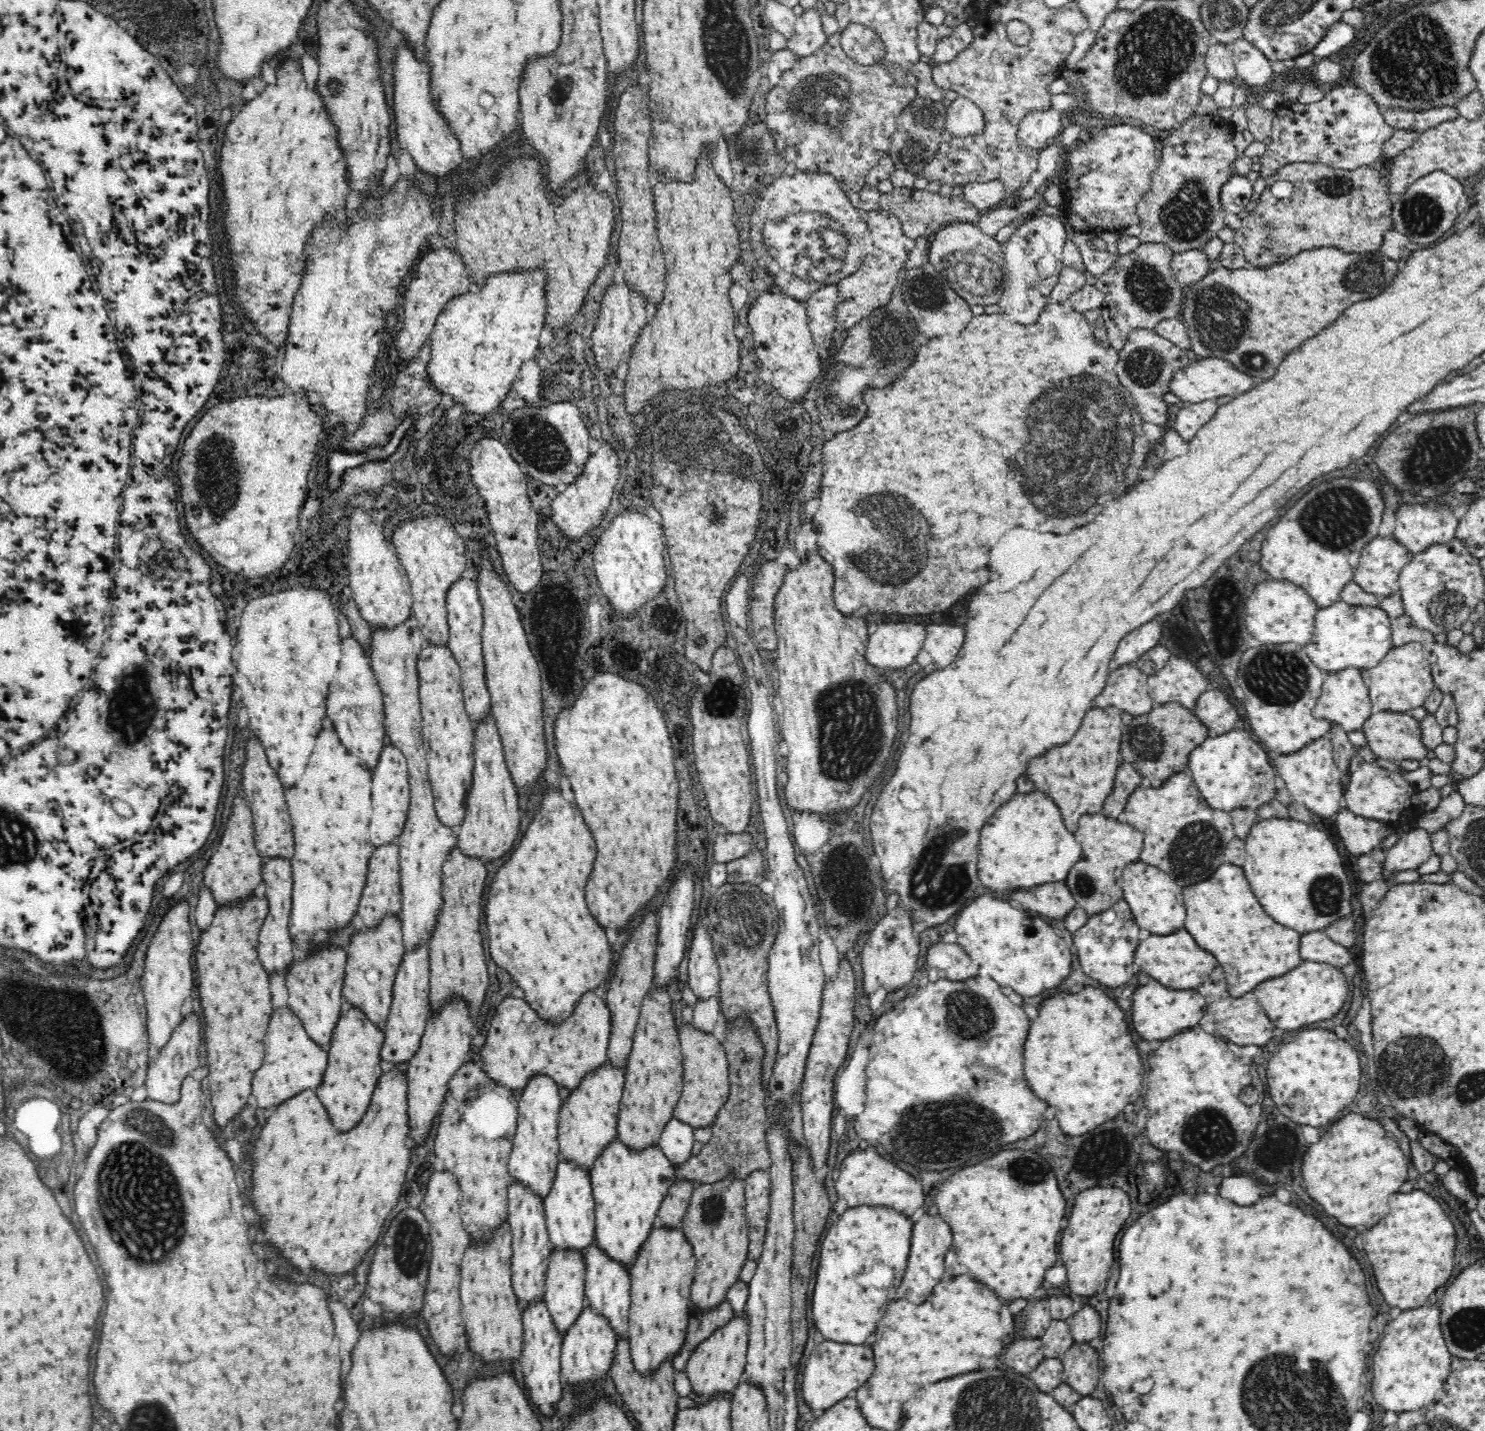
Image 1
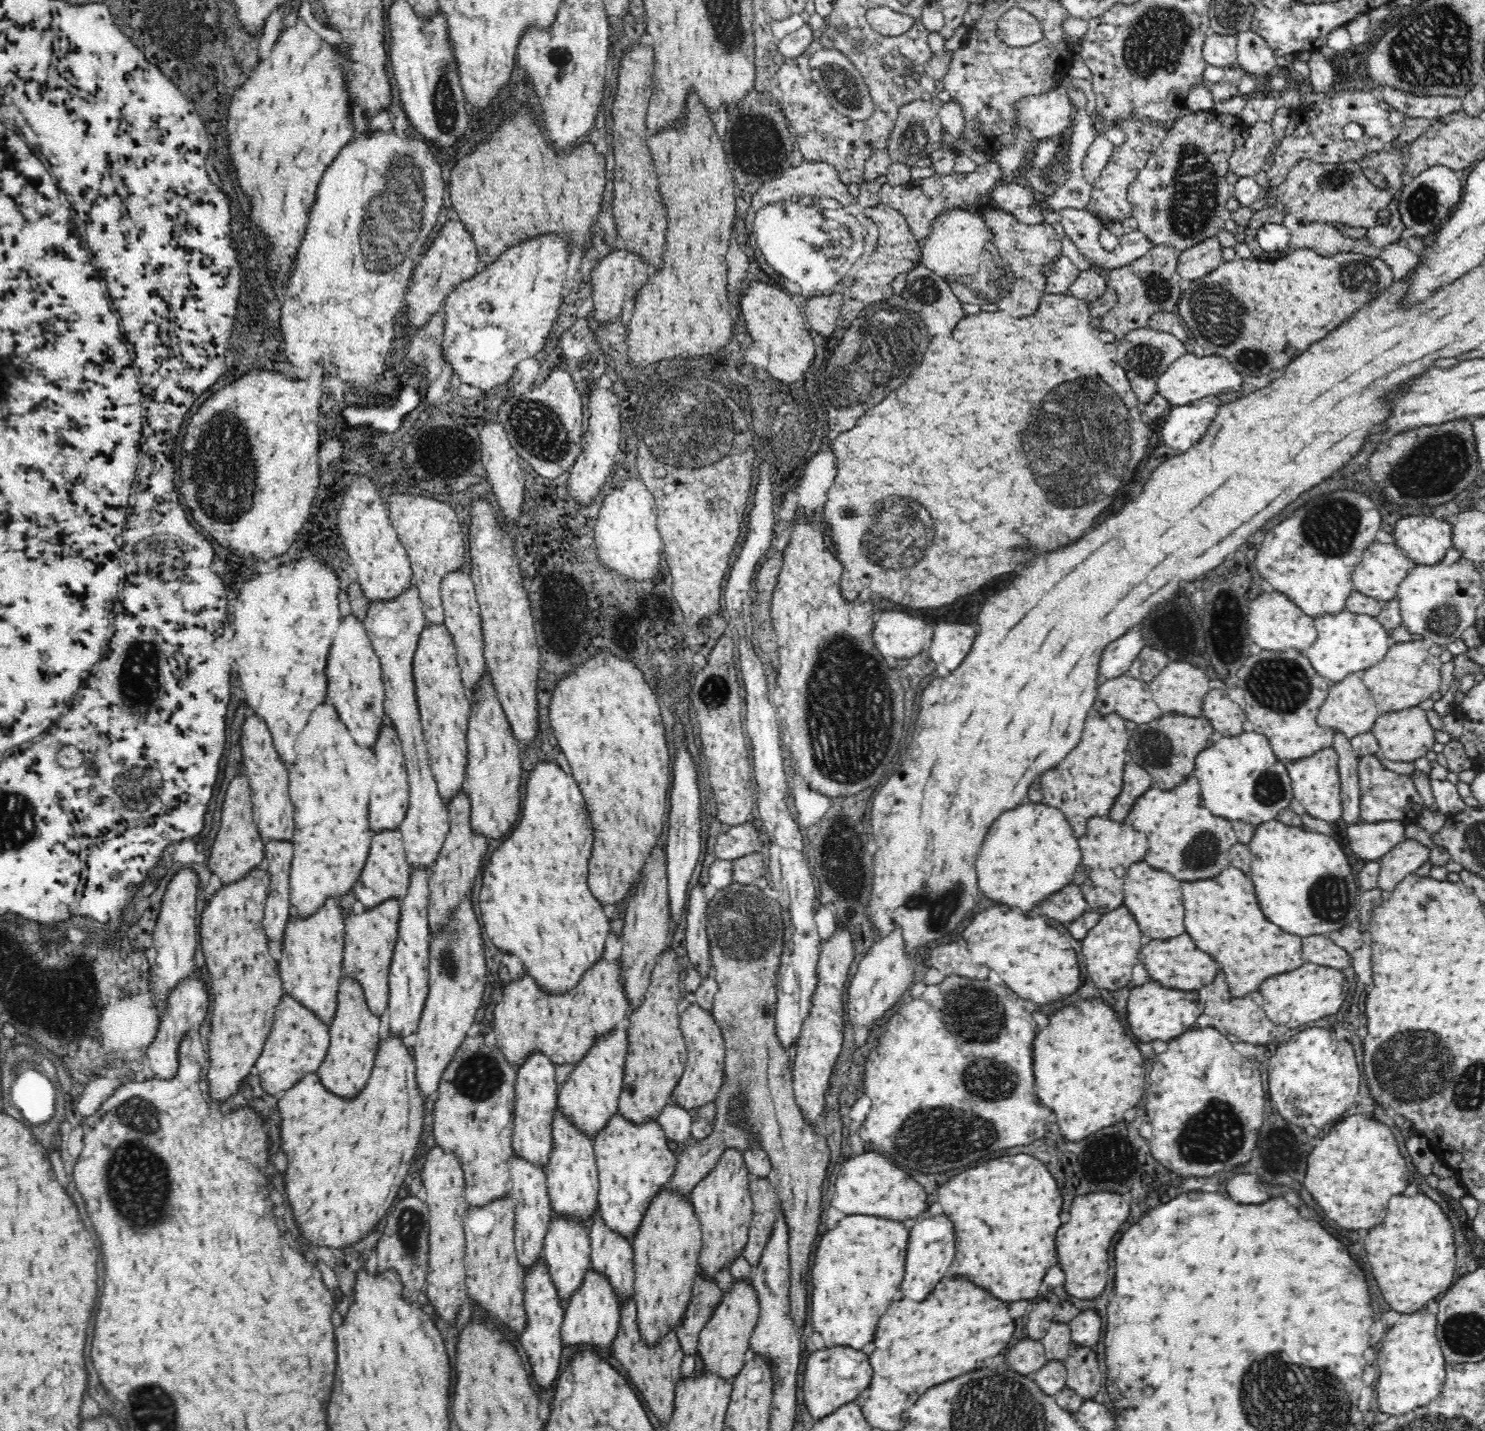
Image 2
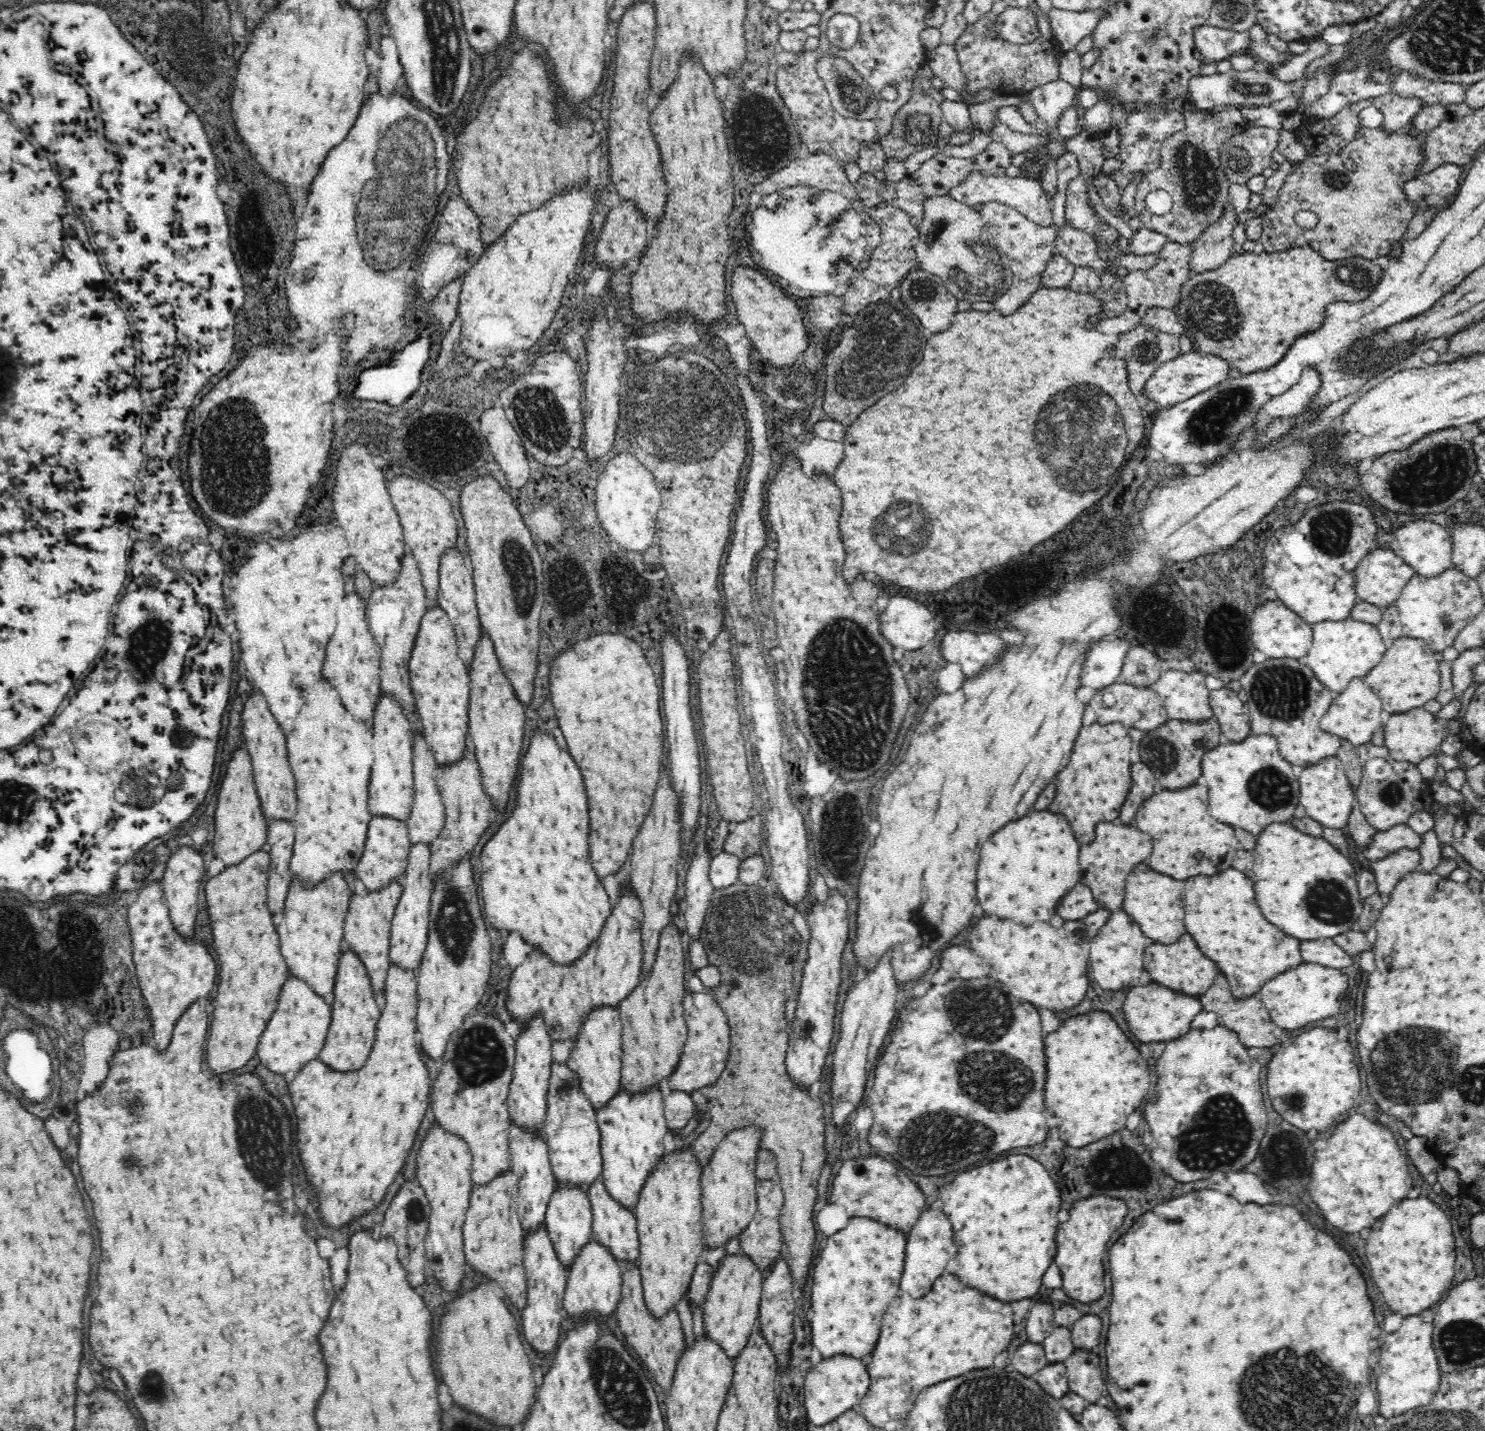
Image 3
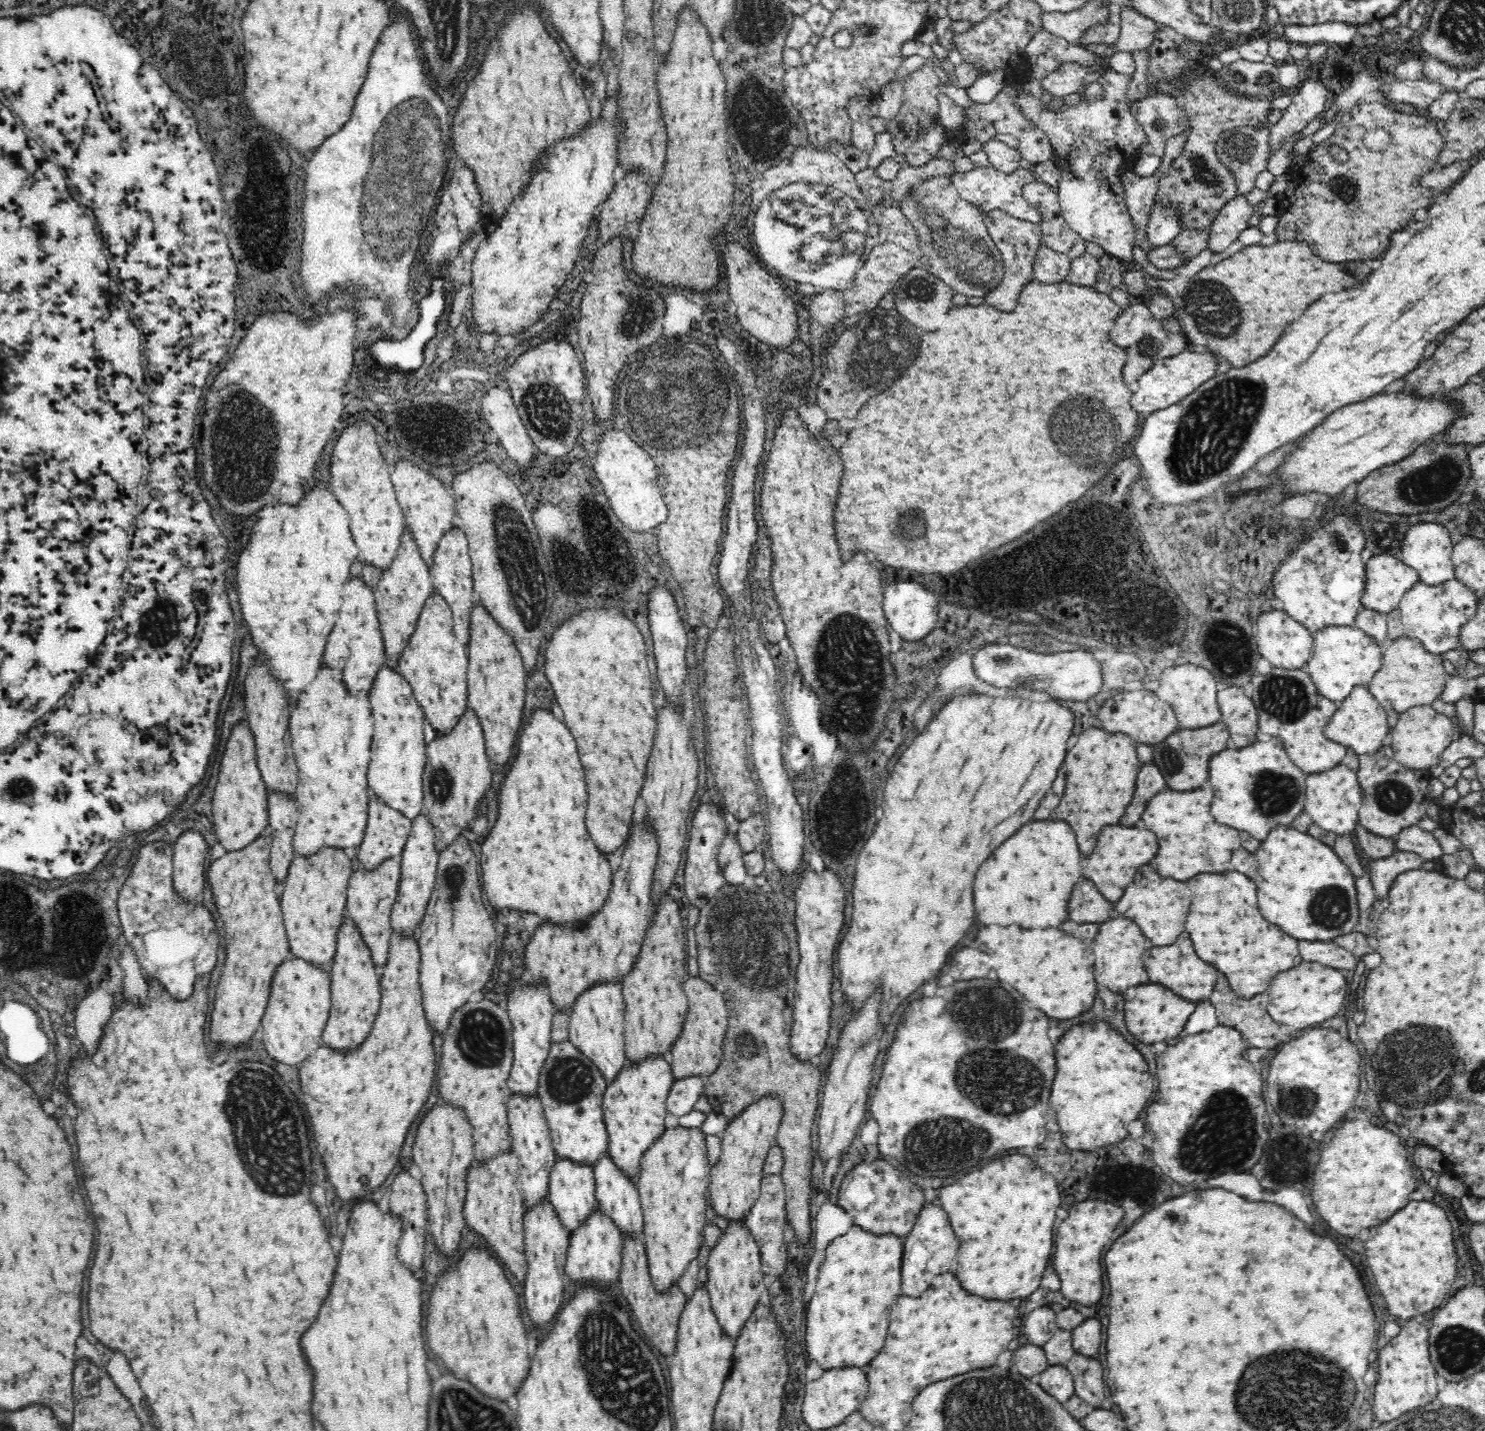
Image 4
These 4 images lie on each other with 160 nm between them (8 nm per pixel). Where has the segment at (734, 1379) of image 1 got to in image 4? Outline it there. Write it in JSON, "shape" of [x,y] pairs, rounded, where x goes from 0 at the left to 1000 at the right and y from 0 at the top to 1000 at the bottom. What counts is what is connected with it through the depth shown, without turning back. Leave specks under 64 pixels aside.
{"shape":[[[502,851],[491,852],[490,857],[486,860],[485,865],[477,873],[475,884],[479,915],[488,930],[492,934],[497,935],[498,929],[507,916],[507,913],[515,906],[518,896],[512,887],[510,869],[505,857],[502,856]]]}

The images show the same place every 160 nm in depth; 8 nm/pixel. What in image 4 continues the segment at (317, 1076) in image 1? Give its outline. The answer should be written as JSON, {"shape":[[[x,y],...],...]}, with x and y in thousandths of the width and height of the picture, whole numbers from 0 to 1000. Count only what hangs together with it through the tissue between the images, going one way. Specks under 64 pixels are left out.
{"shape":[[[195,668],[186,676],[181,695],[176,713],[179,720],[179,732],[186,741],[191,744],[201,744],[206,741],[214,730],[217,730],[223,704],[223,680],[211,672]]]}

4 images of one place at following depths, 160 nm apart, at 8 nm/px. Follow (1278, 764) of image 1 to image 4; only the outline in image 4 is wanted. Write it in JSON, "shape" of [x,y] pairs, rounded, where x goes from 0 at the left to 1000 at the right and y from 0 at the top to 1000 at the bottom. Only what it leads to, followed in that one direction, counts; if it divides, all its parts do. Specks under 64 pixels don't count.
{"shape":[[[904,534],[889,541],[880,542],[879,567],[887,578],[899,581],[900,584],[910,583],[915,576],[915,566],[918,553],[914,544],[914,539]]]}

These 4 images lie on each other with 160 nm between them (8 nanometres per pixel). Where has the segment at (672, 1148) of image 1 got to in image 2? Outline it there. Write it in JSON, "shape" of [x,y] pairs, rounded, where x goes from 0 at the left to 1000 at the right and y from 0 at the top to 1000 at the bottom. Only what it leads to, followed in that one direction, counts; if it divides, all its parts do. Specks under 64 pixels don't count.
{"shape":[[[448,771],[445,774],[444,778],[442,780],[443,785],[446,786],[447,792],[452,801],[455,803],[457,799],[462,798],[462,795],[465,794],[466,780],[463,778],[463,775],[457,772],[457,771]]]}

